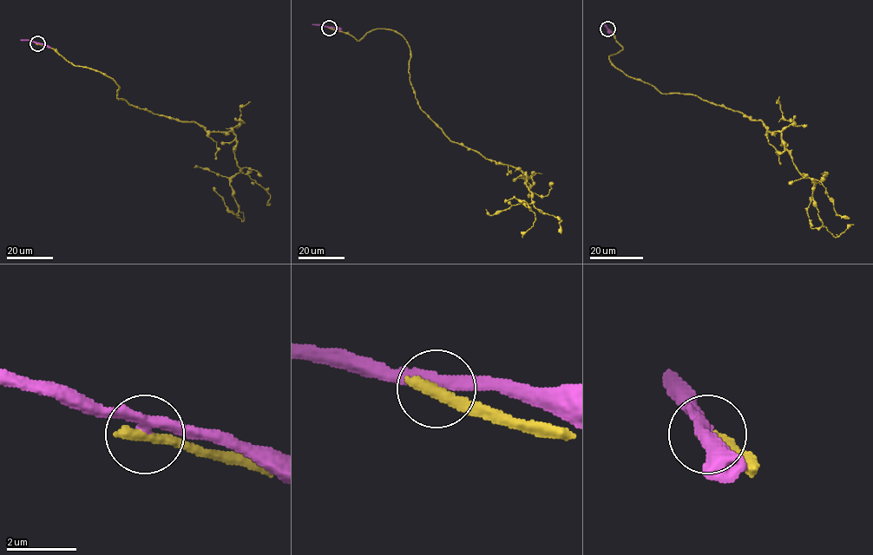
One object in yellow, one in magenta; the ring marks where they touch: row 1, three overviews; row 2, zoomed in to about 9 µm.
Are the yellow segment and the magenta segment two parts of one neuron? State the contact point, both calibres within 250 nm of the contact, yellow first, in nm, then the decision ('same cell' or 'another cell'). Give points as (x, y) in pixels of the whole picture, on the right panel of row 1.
place (607, 29); calibres 400 and 300 nm; another cell

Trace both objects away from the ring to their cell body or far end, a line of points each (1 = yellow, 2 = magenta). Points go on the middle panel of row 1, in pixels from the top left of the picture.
1: (329, 28), (358, 41), (377, 29), (399, 33), (421, 108), (451, 140), (527, 175), (530, 210), (505, 202)
2: (329, 28), (312, 24)

